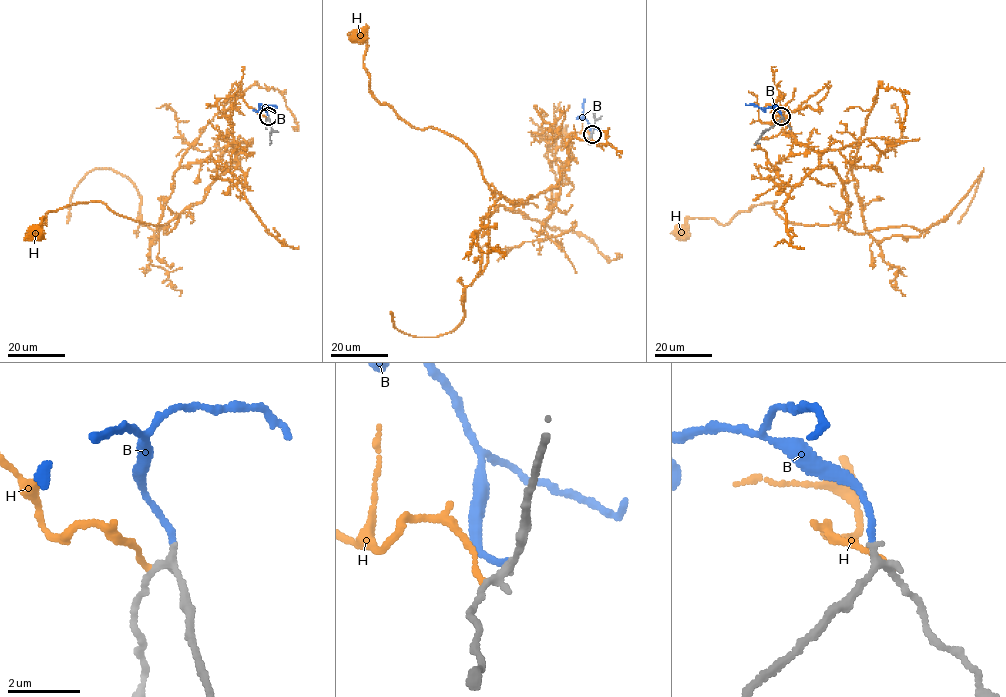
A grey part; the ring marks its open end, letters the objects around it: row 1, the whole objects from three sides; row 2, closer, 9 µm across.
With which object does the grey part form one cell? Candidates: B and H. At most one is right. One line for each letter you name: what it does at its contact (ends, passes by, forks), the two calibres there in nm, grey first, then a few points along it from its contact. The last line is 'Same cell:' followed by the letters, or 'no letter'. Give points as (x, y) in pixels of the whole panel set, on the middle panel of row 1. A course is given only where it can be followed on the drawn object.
B: it ends; calibres 180 and 160 nm
Same cell: B

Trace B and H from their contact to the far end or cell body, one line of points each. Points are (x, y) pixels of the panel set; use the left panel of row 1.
B: (269, 116), (265, 107), (259, 108), (262, 104)
H: (267, 118), (237, 94), (217, 102), (232, 126), (239, 165), (165, 224), (80, 201), (49, 211), (32, 233)

